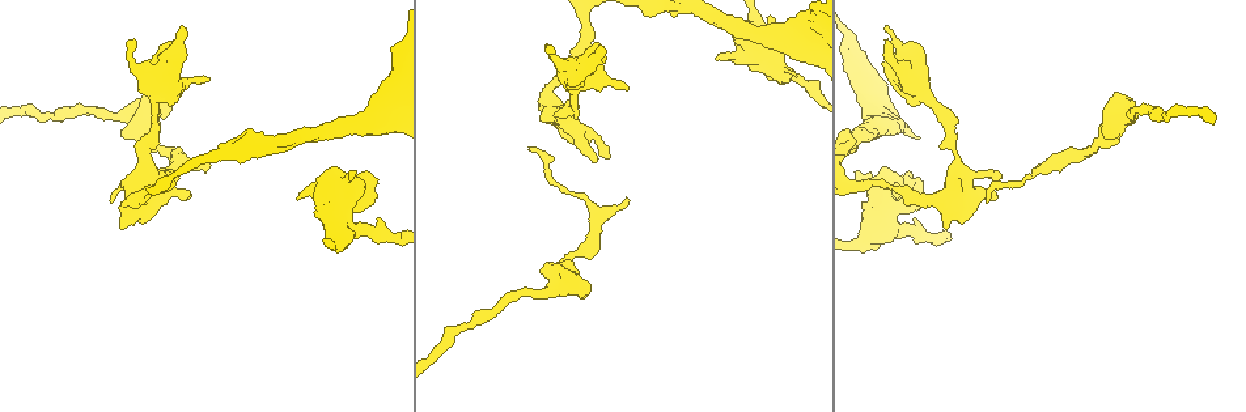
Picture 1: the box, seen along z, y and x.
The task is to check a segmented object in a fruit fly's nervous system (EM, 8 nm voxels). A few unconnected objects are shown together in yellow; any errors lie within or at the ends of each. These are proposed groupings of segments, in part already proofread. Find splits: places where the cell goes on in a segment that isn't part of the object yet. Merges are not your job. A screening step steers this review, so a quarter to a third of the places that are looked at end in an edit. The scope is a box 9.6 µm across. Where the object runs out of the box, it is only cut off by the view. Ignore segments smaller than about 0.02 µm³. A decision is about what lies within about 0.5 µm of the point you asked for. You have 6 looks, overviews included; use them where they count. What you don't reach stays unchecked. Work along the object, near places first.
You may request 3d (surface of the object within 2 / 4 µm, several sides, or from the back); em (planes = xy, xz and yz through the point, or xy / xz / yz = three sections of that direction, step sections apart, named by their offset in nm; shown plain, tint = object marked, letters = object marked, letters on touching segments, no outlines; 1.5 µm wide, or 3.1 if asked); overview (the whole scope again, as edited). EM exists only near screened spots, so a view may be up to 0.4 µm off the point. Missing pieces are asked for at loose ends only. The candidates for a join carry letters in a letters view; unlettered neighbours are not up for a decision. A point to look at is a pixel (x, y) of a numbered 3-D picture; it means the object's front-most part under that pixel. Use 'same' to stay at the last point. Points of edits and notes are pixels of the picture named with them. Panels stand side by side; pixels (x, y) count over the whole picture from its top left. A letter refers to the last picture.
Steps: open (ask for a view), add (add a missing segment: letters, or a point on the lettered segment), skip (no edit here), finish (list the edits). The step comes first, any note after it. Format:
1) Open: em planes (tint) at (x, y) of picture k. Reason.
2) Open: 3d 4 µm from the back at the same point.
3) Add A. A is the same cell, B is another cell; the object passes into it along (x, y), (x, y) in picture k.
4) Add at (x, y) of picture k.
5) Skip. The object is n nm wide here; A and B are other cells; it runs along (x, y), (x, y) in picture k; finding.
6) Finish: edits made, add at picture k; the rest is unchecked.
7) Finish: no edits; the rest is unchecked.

Open: em planes (letters) at (626, 91) of picture 1. An open end.

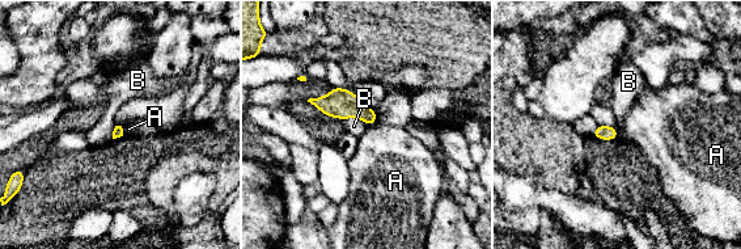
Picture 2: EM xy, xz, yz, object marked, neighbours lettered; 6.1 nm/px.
Skip. A and B are other cells; a border runs along (121, 126), (123, 134) in picture 2; none of them fits.

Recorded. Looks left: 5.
Open: em planes (plain) at (208, 164) of picture 1. An open end.

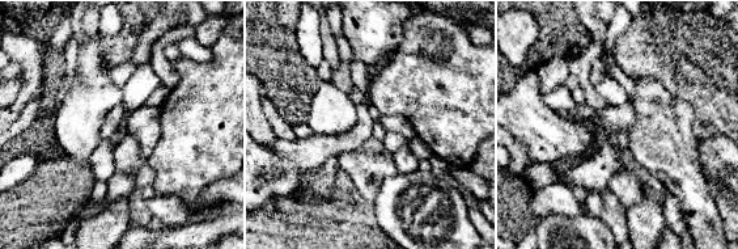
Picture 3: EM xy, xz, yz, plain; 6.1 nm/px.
Open: em planes (letters) at the same point. See the neighbours.

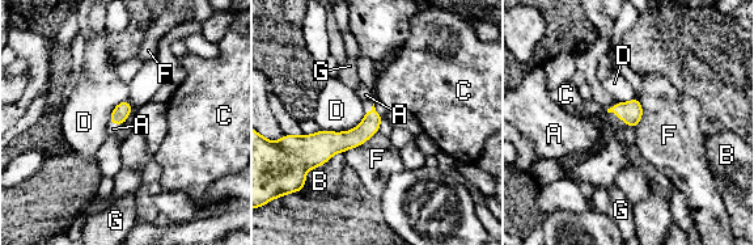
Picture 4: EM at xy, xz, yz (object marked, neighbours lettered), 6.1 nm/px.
Add A. A is the same cell, B, C, D, F and G are other cells; the object passes into it along (630, 113), (619, 117), (583, 134) in picture 4; it goes on there.

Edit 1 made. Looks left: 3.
Open: em planes (letters) at (535, 147) of picture 1. Free end.

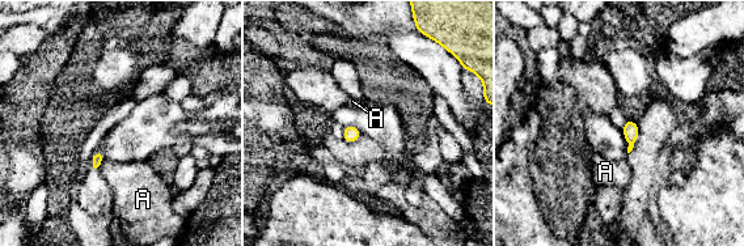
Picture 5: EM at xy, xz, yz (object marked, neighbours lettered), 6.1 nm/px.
Skip. A is another cell; none of them fits.

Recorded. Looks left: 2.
Finish: edits made, add at picture 4; the rest is unchecked.

